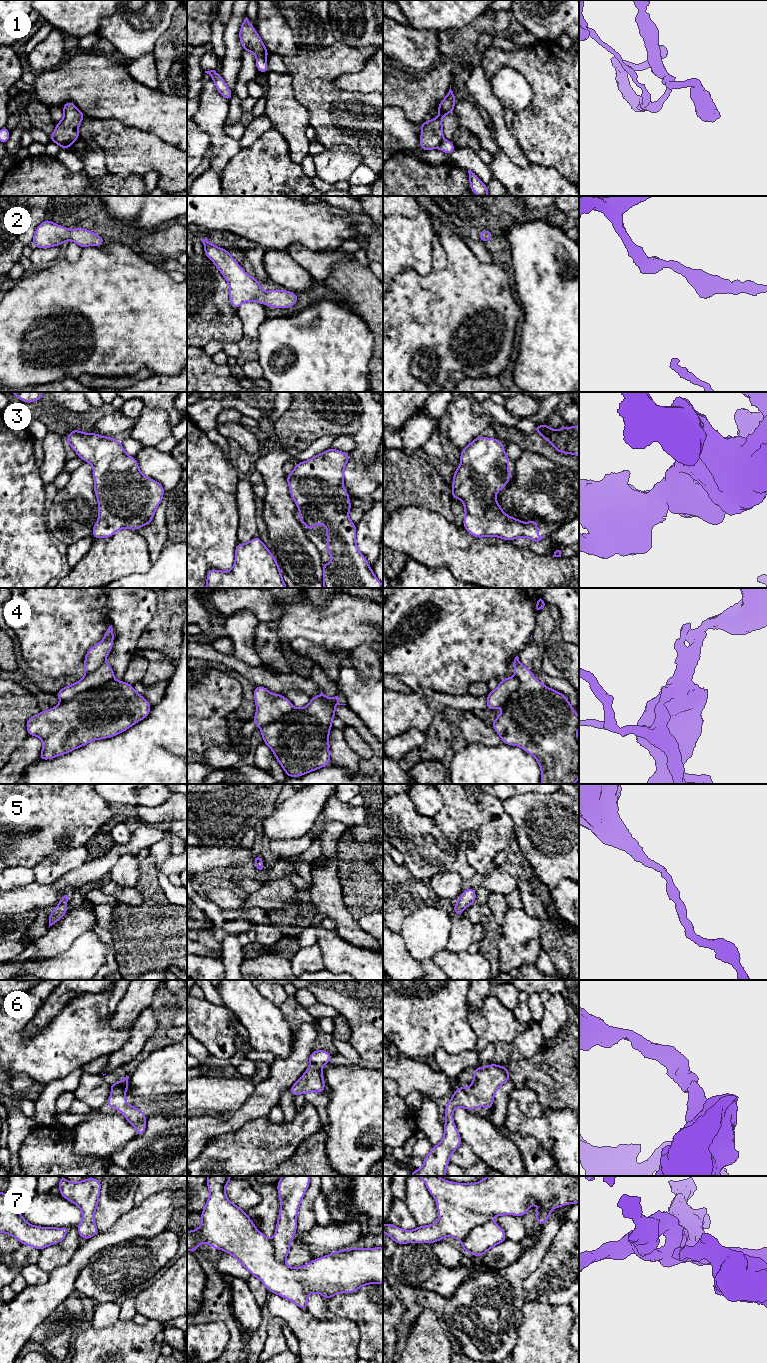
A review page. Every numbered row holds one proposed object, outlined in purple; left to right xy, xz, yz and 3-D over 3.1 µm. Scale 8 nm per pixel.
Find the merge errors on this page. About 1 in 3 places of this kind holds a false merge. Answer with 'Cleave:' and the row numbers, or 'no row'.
Cleave: 1, 4

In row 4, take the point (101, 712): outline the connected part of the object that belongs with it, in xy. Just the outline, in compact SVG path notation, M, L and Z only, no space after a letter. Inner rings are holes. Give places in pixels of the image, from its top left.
M112 679L31 716L26 721L26 728L30 736L39 737L43 742L39 760L48 760L67 754L93 740L106 739L126 731L147 717L151 708L147 699L139 695L132 685Z

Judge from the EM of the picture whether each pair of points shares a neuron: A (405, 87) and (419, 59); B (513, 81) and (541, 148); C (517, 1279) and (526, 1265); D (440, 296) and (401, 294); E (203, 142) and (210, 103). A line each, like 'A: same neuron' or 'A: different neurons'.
A: different neurons
B: different neurons
C: same neuron
D: same neuron
E: different neurons

